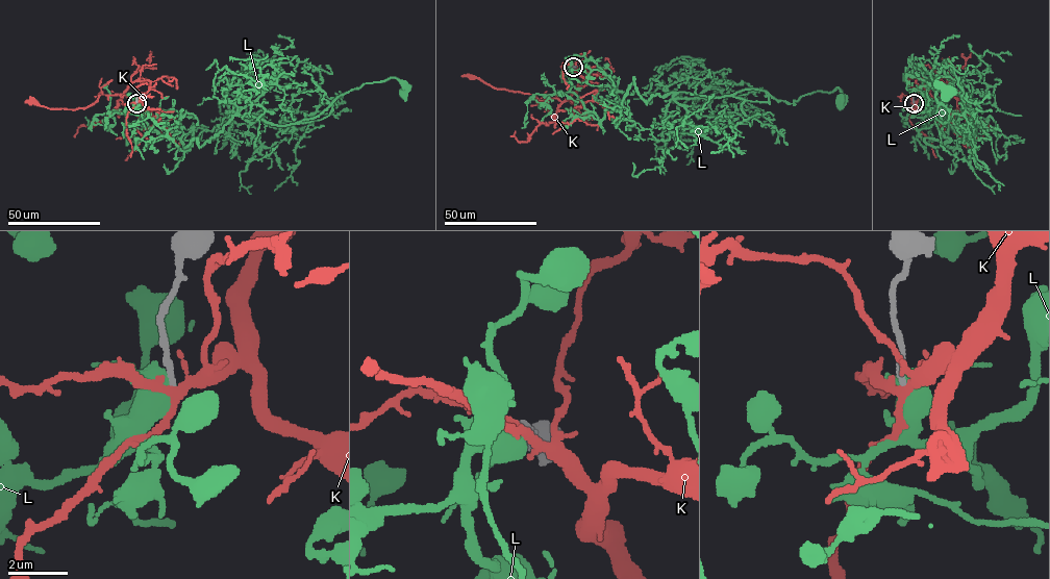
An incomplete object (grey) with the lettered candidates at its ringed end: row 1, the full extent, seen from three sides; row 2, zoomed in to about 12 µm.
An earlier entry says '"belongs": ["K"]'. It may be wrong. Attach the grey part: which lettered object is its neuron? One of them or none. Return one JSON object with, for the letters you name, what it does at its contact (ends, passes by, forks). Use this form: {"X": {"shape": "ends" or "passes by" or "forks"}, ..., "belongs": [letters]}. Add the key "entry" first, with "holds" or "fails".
{"entry": "fails", "L": {"shape": "forks"}, "belongs": ["L"]}

